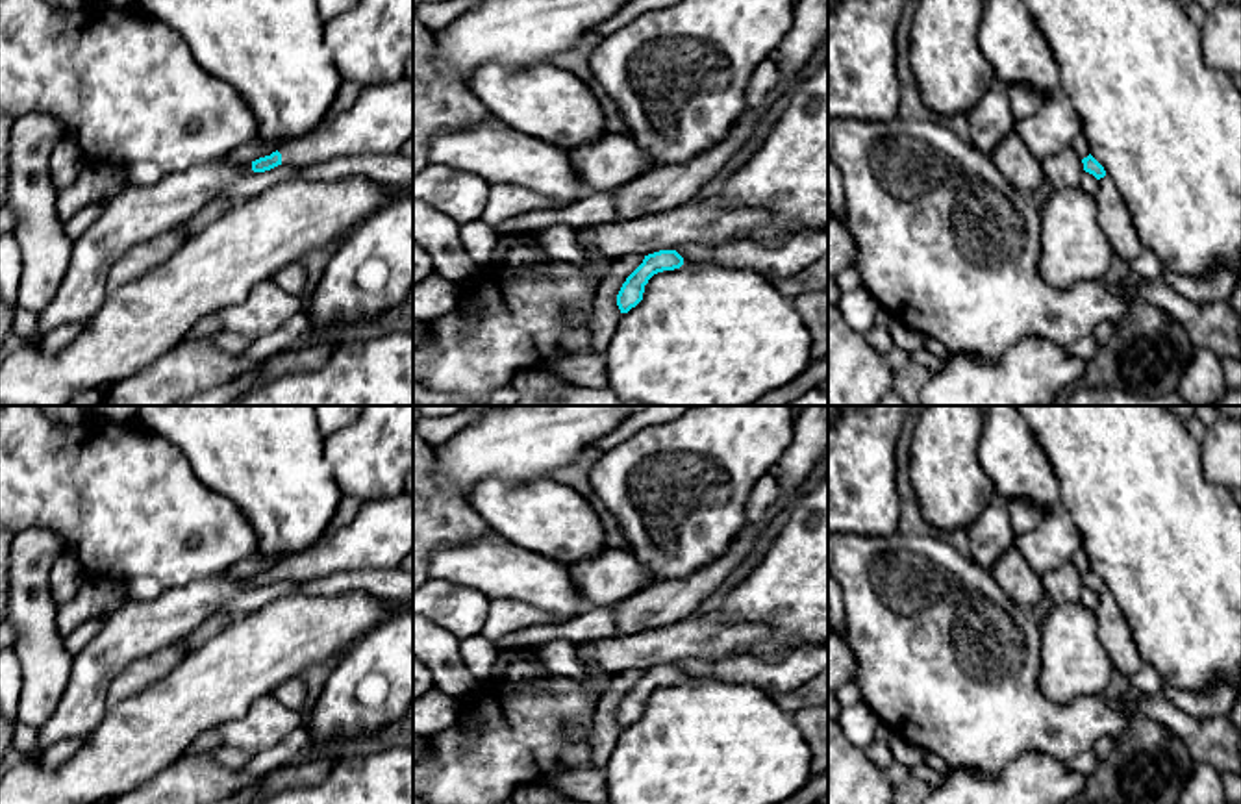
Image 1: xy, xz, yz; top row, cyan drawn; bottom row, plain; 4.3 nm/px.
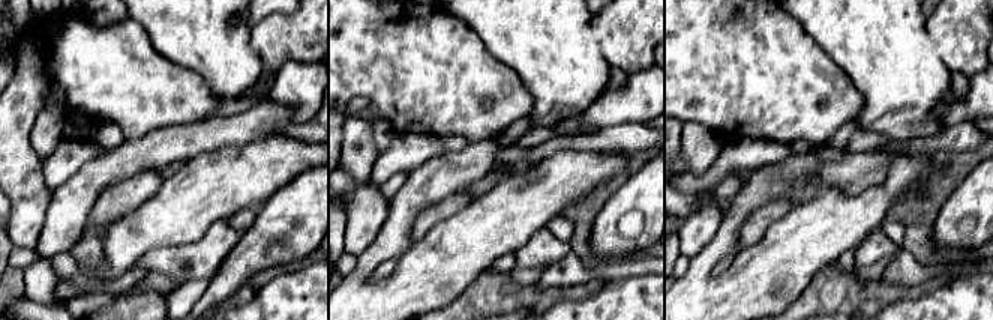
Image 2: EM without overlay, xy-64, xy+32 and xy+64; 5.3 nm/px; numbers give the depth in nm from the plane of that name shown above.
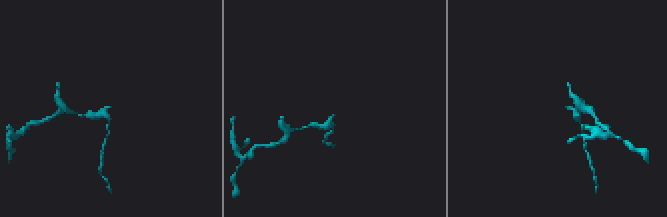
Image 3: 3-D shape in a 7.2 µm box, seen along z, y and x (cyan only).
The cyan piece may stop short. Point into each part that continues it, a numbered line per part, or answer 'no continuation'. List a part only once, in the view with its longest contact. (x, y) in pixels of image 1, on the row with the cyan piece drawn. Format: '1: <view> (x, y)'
1: xy (382, 117)

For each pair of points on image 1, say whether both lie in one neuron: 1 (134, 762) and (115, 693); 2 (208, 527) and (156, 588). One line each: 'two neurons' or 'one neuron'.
1: two neurons
2: two neurons

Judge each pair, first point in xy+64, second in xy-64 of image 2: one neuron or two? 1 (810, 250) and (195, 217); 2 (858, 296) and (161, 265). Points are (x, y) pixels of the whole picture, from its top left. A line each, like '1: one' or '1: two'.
1: one
2: two

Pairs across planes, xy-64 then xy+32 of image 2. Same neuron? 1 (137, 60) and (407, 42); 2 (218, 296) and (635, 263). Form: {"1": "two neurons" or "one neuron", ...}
{"1": "one neuron", "2": "two neurons"}

